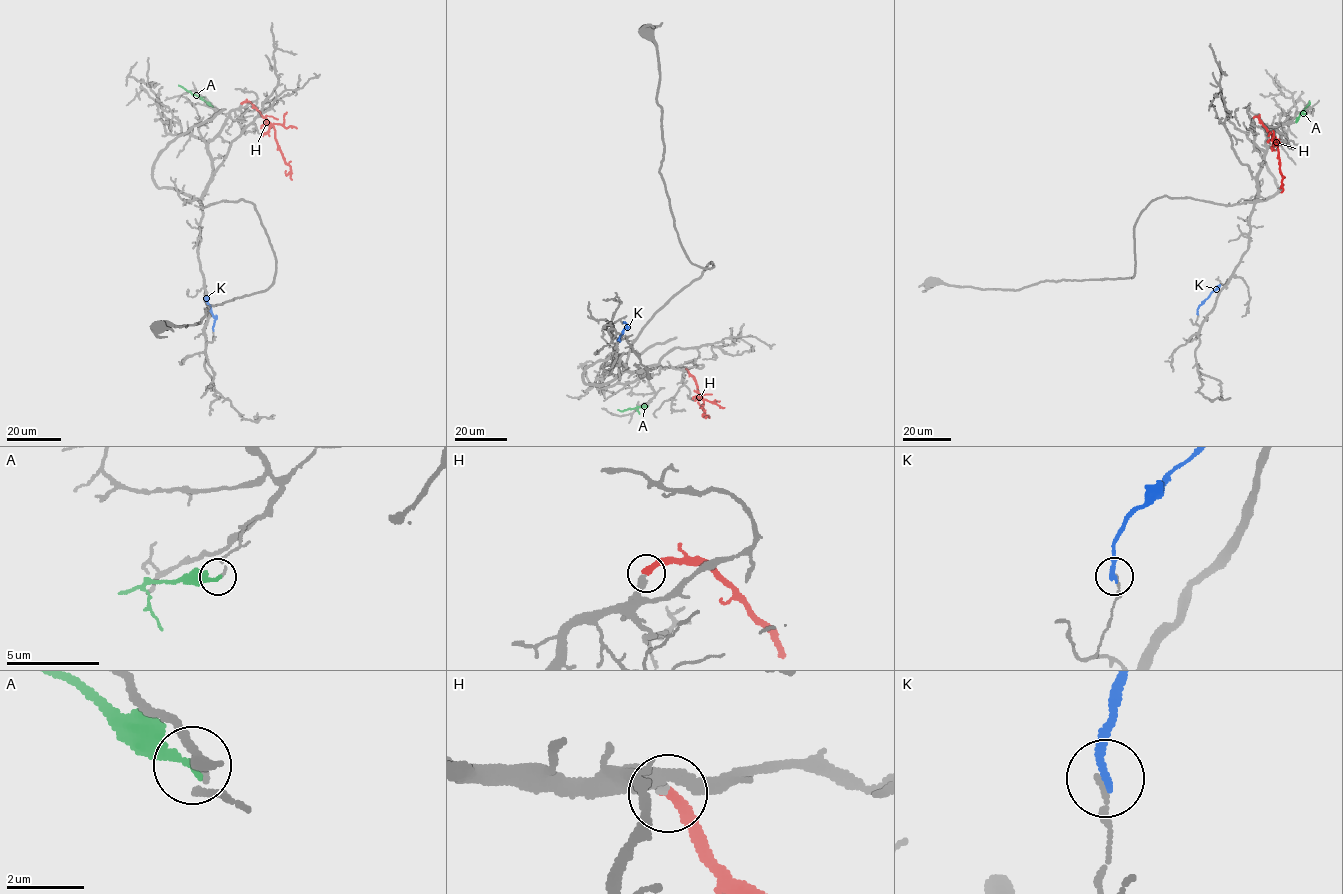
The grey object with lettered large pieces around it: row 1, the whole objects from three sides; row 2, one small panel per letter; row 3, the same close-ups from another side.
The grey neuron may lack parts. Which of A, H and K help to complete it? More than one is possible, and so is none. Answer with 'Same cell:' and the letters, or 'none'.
Same cell: H

